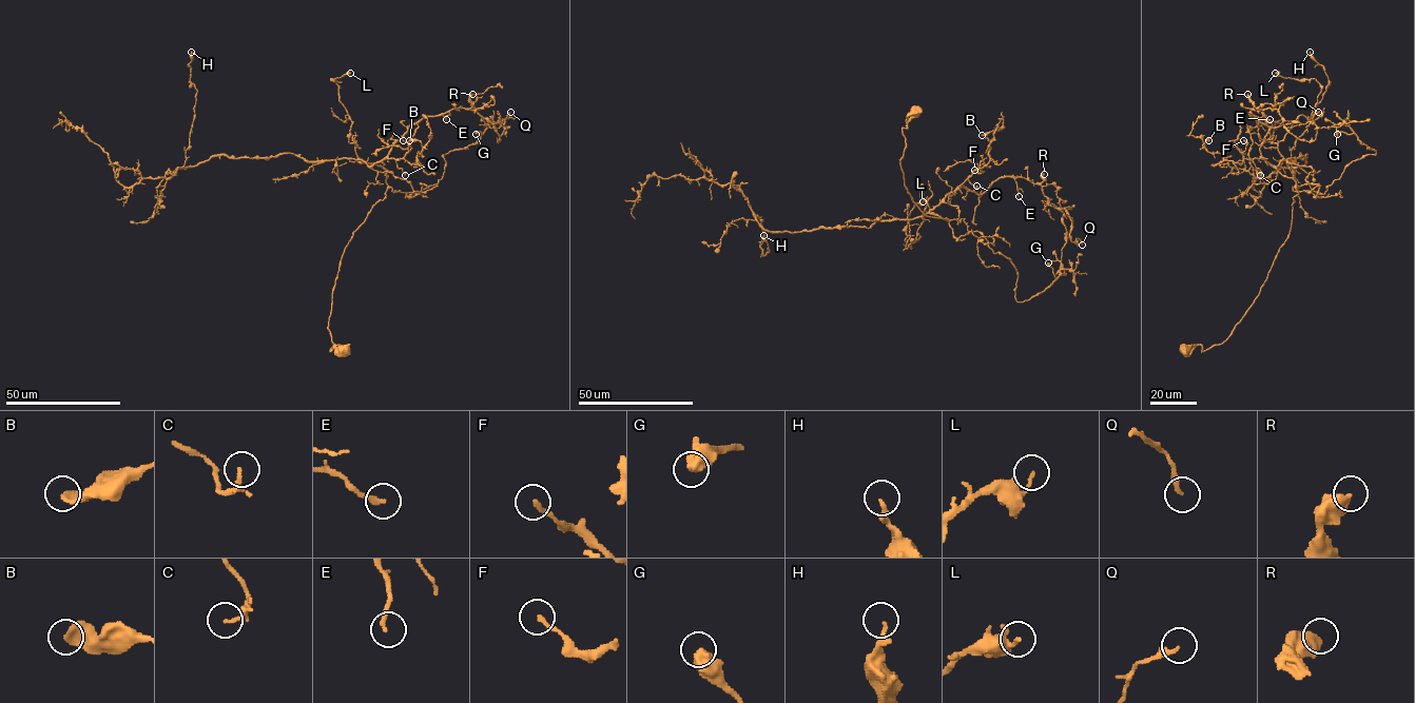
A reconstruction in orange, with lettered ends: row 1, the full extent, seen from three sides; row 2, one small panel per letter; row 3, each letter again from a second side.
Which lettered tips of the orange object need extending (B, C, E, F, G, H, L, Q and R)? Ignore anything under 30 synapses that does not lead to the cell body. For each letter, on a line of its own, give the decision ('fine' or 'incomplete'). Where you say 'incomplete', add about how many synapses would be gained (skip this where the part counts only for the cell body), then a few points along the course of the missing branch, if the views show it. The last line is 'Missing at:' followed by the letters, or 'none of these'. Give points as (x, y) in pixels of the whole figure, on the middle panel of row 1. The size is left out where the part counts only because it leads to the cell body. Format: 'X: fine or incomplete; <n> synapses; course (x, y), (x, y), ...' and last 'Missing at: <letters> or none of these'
B: fine
C: fine
E: fine
F: fine
G: fine
H: fine
L: fine
Q: fine
R: fine
Missing at: none of these

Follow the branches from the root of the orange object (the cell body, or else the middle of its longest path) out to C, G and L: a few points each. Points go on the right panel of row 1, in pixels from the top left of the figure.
C: (1185, 350), (1200, 345), (1204, 351), (1228, 337), (1287, 238), (1298, 193), (1295, 181), (1255, 158), (1260, 175)
G: (1185, 350), (1222, 344), (1258, 294), (1290, 230), (1293, 187), (1323, 194), (1376, 154), (1337, 134)
L: (1185, 350), (1228, 337), (1290, 230), (1298, 192), (1276, 169), (1277, 143), (1310, 119), (1320, 84), (1275, 73)

